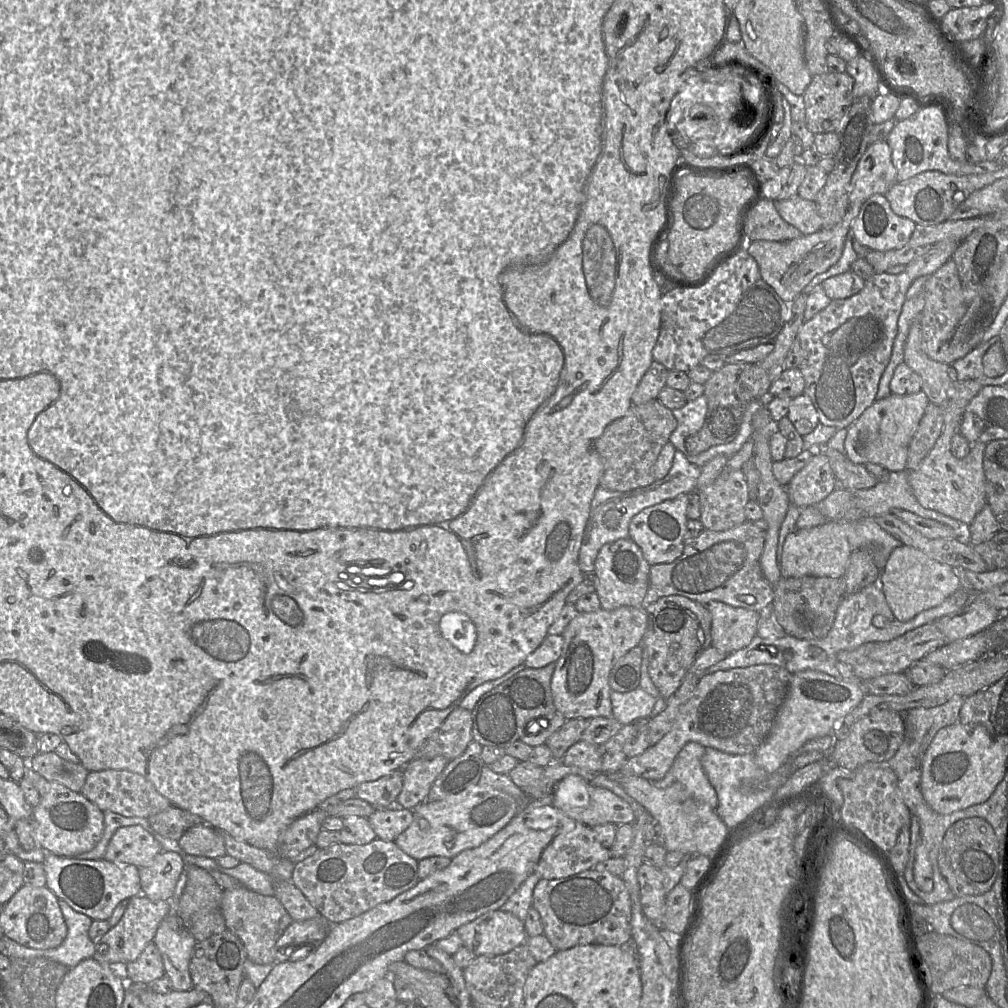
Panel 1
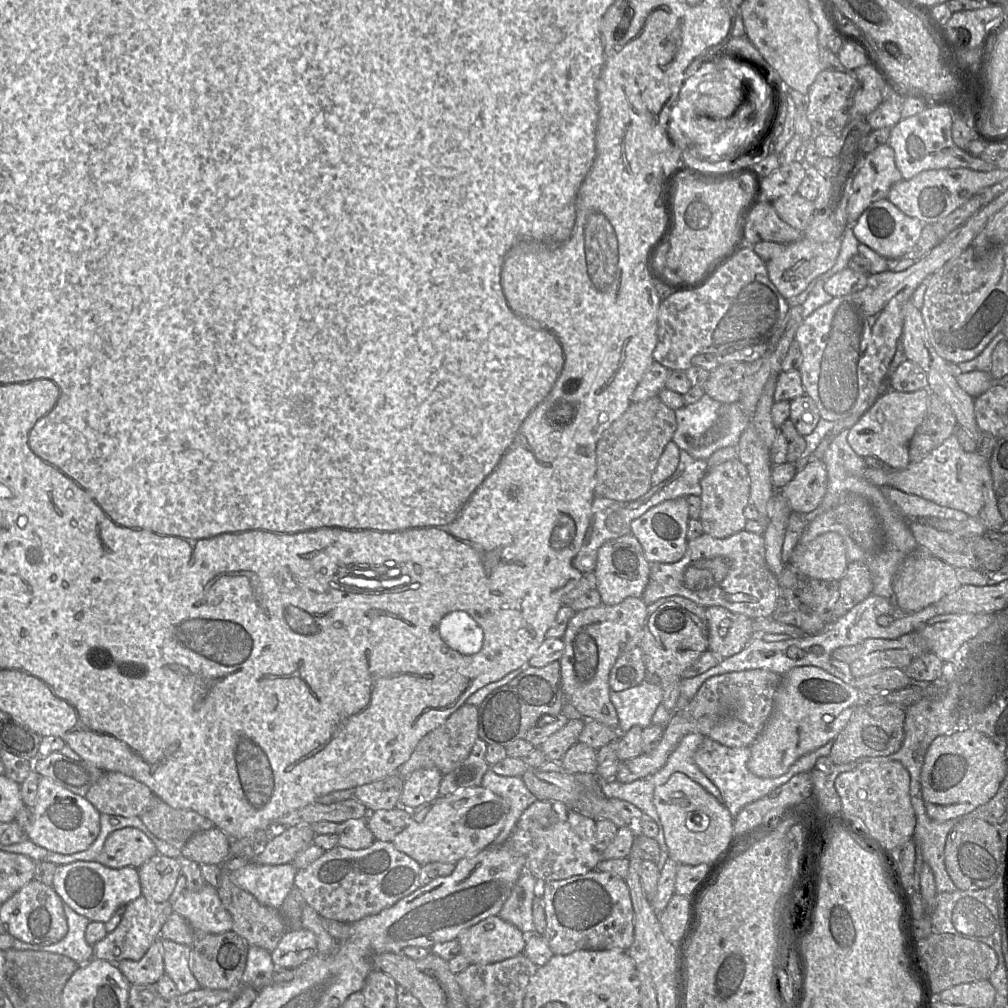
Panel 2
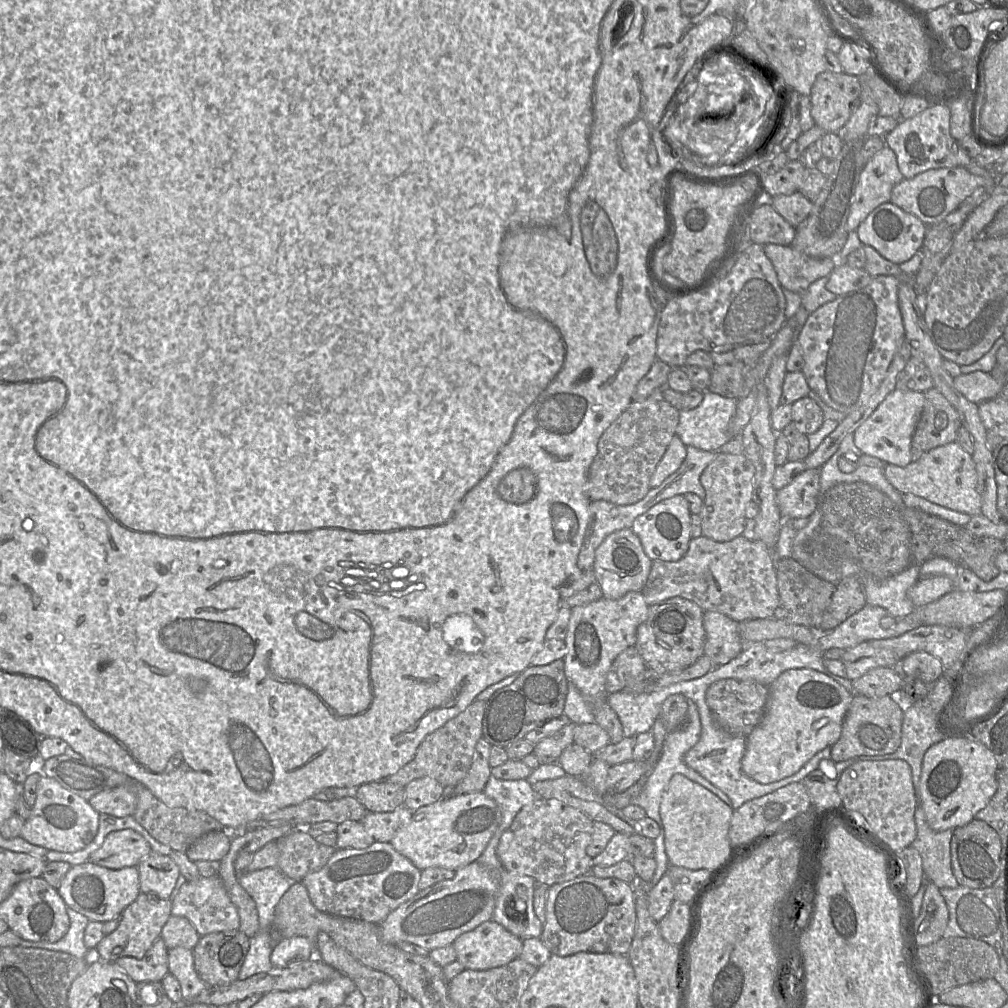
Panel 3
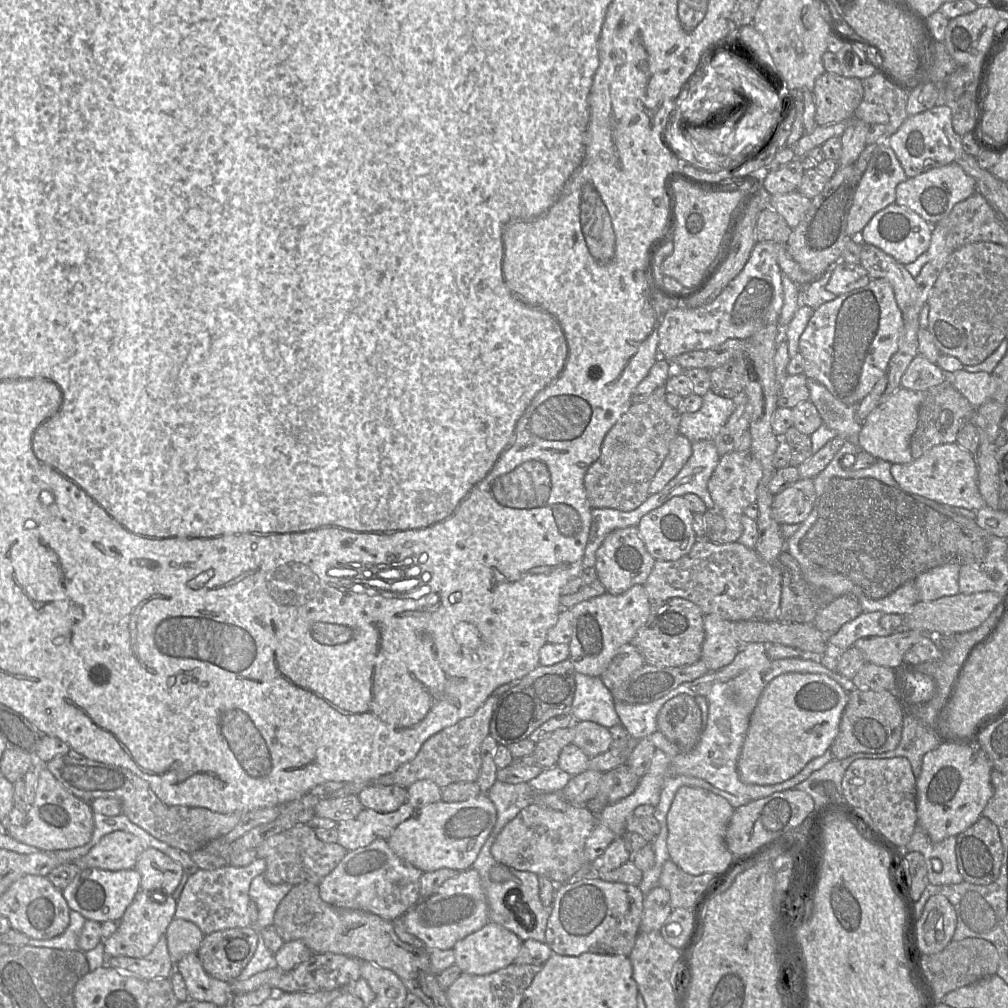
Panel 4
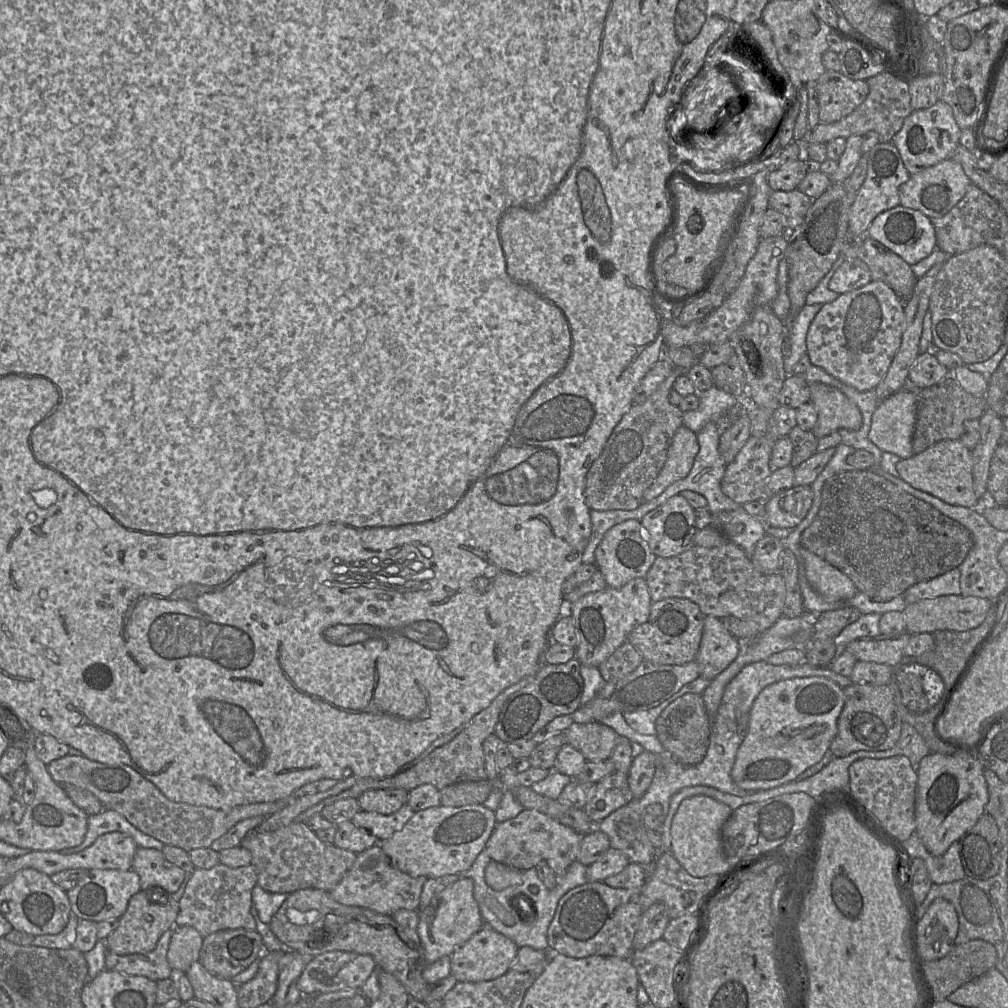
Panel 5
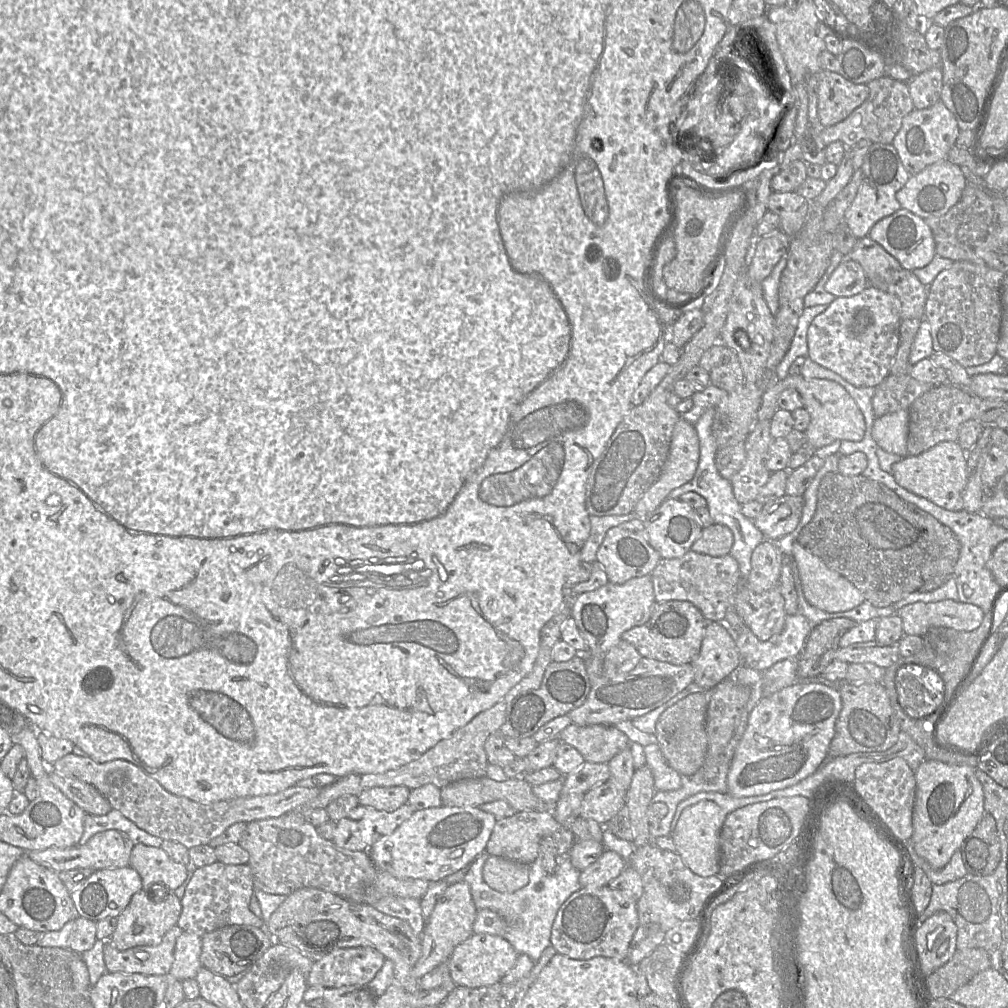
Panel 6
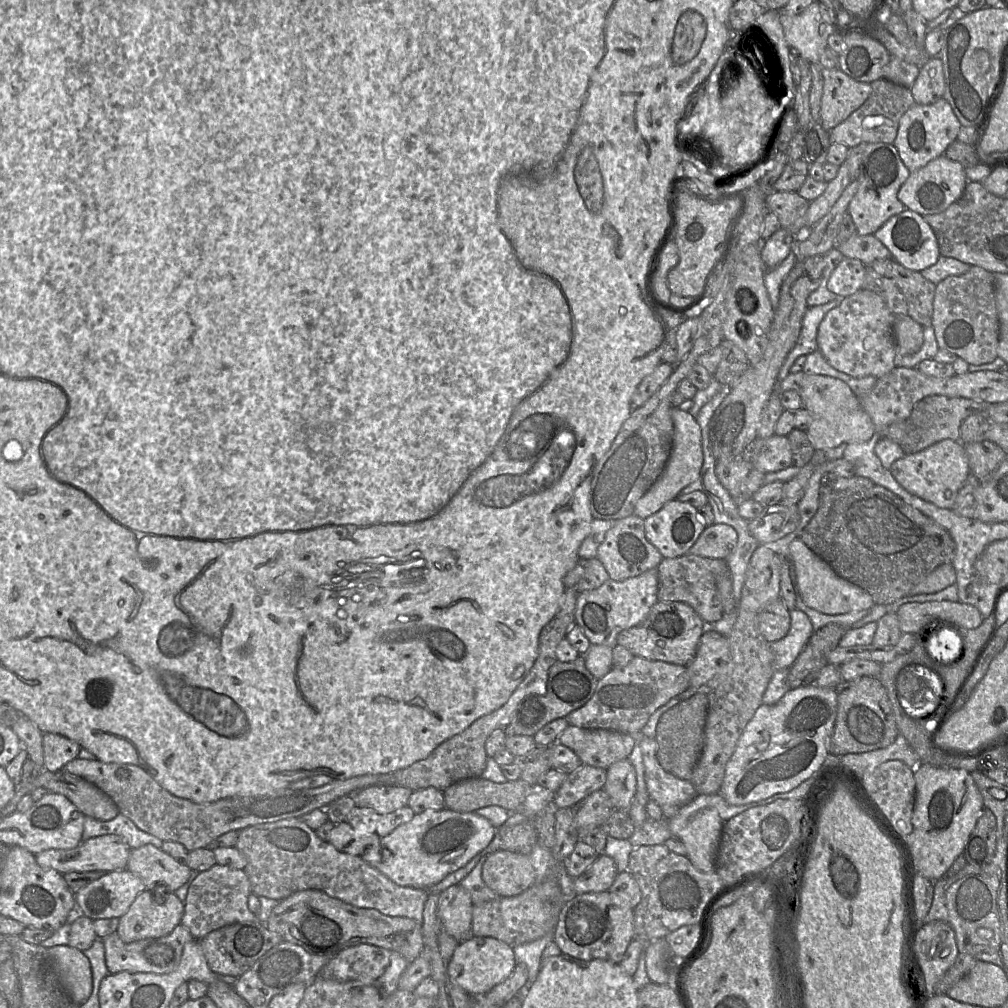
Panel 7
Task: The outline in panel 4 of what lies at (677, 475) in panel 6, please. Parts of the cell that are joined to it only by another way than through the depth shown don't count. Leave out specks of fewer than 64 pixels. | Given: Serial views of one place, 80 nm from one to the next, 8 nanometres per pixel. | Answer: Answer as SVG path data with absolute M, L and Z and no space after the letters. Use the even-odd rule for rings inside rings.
M678 433L670 443L669 452L650 483L649 495L660 492L683 468L692 454L692 443Z

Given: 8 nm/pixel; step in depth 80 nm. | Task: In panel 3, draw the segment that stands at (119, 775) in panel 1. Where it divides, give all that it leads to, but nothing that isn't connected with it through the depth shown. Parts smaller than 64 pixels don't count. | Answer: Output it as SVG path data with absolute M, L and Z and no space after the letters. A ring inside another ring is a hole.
M128 780L93 795L88 802L98 813L116 817L133 815L137 805L136 783Z

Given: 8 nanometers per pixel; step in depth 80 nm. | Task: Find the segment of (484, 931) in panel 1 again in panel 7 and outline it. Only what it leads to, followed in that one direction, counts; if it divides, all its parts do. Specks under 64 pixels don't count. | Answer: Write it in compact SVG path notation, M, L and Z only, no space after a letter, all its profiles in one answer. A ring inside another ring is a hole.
M471 936L459 941L449 961L448 974L469 995L487 994L494 986L506 980L515 966L513 947L495 938Z

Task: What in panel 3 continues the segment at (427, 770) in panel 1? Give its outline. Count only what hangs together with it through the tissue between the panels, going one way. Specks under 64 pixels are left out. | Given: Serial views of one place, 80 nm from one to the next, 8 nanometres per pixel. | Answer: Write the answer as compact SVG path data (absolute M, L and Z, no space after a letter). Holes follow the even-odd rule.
M434 778L412 780L405 786L404 806L412 811L435 803L446 796L446 789Z

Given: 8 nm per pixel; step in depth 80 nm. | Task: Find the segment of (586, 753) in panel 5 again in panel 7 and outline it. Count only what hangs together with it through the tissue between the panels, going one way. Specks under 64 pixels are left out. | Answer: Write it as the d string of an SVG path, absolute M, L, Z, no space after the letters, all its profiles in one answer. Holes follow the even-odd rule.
M571 725L561 733L558 742L573 750L582 764L603 769L627 759L637 743L630 734Z

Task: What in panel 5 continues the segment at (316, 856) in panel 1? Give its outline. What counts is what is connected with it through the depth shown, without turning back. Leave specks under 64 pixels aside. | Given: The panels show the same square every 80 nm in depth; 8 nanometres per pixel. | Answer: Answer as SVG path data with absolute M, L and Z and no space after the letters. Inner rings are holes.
M376 844L357 853L352 867L342 880L329 891L338 903L369 909L382 915L391 916L398 910L418 910L420 895L427 877L412 877L391 865L382 848Z

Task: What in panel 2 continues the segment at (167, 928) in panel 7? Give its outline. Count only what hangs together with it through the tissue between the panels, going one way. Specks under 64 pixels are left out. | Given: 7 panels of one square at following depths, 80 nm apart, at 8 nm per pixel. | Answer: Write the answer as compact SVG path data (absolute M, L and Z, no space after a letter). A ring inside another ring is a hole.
M141 895L124 908L118 926L93 945L94 958L113 964L123 960L140 960L157 938L160 938L161 928L172 912L169 901L154 902Z

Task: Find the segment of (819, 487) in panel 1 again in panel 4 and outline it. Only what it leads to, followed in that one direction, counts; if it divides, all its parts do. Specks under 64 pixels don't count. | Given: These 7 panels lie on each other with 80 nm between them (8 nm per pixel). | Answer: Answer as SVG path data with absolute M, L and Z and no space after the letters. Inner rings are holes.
M799 479L773 497L773 517L780 525L800 525L810 515L815 500L816 492L813 479Z

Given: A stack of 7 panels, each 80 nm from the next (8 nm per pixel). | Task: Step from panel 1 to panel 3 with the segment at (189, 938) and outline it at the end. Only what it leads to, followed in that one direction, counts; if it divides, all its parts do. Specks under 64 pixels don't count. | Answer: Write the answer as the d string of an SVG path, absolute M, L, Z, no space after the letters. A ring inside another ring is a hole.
M183 947L168 949L168 969L180 983L183 1003L195 1003L195 997L209 987L195 970L192 950Z

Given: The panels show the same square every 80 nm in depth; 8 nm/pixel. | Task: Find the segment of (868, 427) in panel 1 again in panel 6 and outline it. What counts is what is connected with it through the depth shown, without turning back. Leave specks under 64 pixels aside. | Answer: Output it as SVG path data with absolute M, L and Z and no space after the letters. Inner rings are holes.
M899 410L877 417L872 427L872 437L878 447L902 457L907 454L909 411Z

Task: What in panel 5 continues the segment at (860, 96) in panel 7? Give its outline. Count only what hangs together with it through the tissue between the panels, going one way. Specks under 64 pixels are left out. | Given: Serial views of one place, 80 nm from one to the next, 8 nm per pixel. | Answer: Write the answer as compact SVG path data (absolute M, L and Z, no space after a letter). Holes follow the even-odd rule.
M826 70L816 82L819 121L829 124L851 114L866 99L866 80L852 80L841 72Z

